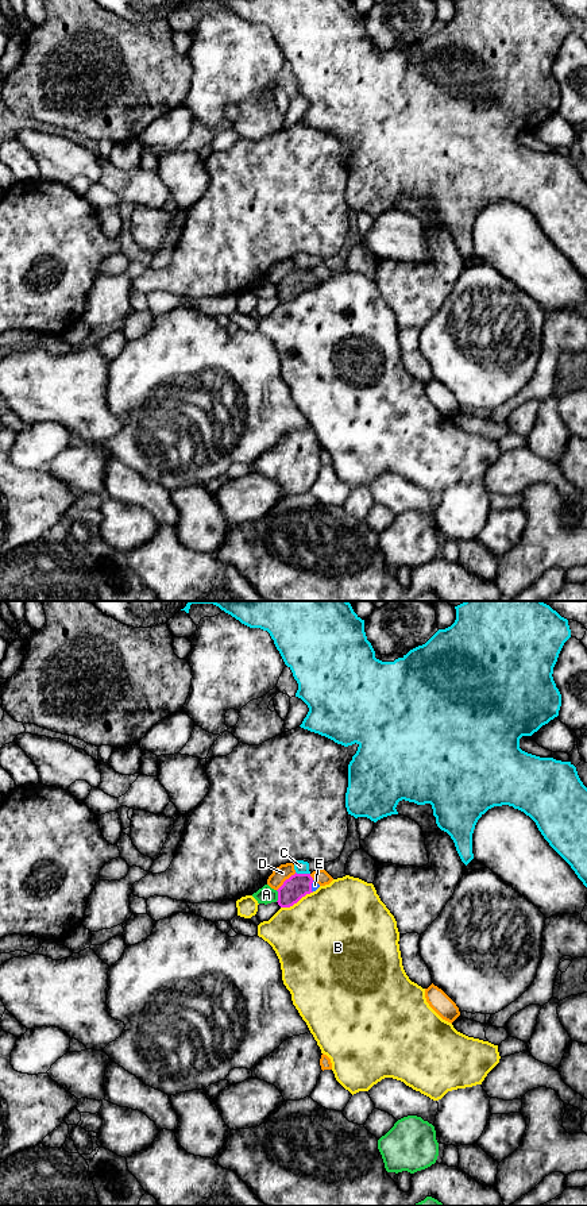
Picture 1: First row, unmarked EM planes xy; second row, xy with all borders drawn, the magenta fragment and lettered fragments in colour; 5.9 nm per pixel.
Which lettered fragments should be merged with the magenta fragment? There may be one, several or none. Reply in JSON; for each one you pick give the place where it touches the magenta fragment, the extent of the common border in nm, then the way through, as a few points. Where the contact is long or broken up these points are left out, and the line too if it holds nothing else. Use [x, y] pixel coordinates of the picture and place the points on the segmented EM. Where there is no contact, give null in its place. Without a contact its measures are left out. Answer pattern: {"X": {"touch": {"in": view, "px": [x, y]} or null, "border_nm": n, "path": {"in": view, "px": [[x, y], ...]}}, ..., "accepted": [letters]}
{"E": {"touch": {"in": "xy", "px": [311, 886]}, "border_nm": 70, "path": {"in": "xy", "px": [[298, 885], [311, 886], [315, 885]]}}, "accepted": ["E"]}

